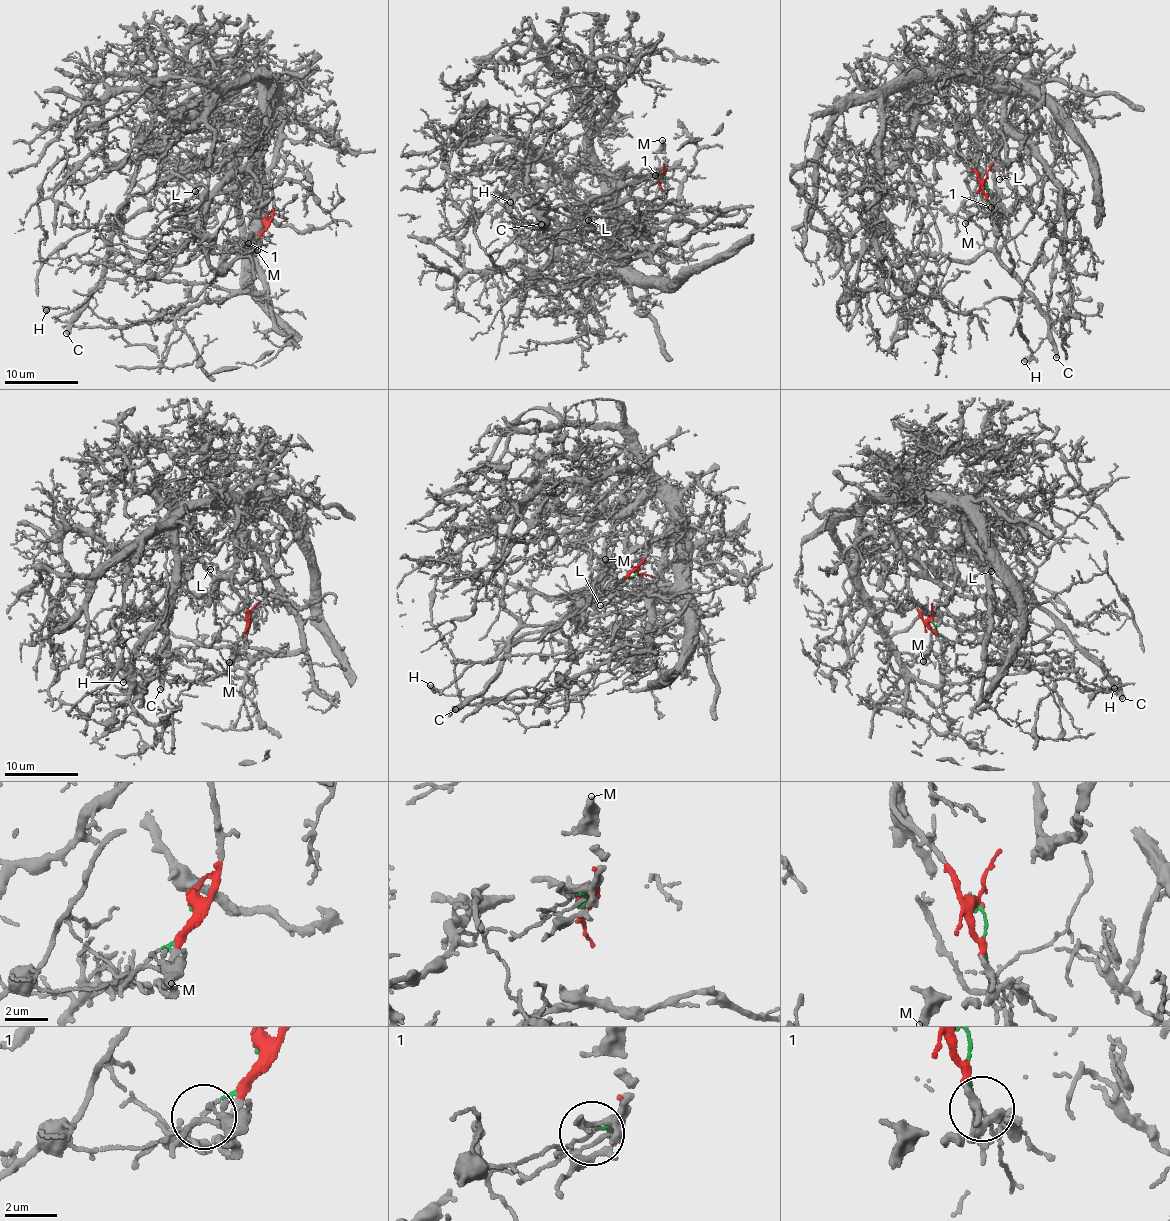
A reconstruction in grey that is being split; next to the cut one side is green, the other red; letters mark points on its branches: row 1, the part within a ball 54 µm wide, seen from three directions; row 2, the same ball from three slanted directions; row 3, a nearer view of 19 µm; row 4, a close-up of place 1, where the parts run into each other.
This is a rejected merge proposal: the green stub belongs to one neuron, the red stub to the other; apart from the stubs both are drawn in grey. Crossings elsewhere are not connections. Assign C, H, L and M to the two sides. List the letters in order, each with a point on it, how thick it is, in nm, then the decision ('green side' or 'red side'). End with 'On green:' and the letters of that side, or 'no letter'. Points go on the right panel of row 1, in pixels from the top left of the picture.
C: at (1056, 357); 480 nm thick; green side
H: at (1024, 361); 460 nm thick; green side
L: at (999, 179); 140 nm thick; red side
M: at (965, 223); 400 nm thick; green side
On green: C, H, M

